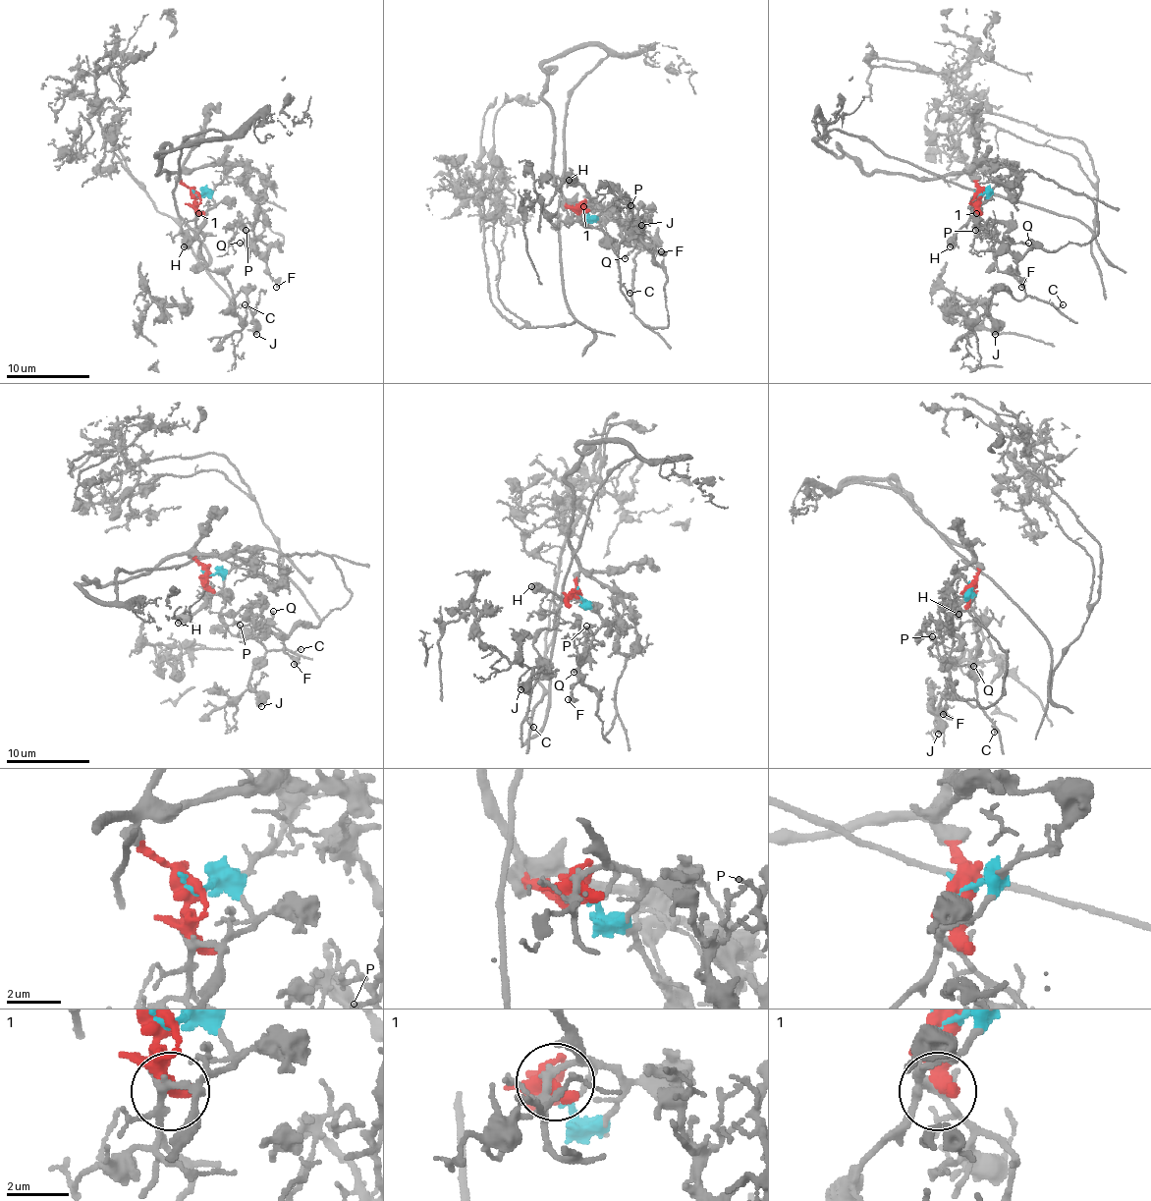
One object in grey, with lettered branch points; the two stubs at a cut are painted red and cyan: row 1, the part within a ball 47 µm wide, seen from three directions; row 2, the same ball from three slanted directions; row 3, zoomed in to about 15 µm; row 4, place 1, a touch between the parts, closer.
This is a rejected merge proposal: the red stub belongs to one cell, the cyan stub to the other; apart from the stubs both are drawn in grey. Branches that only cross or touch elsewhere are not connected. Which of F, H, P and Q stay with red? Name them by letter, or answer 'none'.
none

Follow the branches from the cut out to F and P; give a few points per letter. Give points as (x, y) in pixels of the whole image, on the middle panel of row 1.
F: (580, 206), (614, 244), (638, 240), (634, 315), (653, 327), (668, 325), (664, 269), (651, 248), (662, 252)
P: (580, 206), (614, 244), (638, 240), (634, 315), (645, 325), (666, 327), (666, 271), (643, 240), (630, 204)

